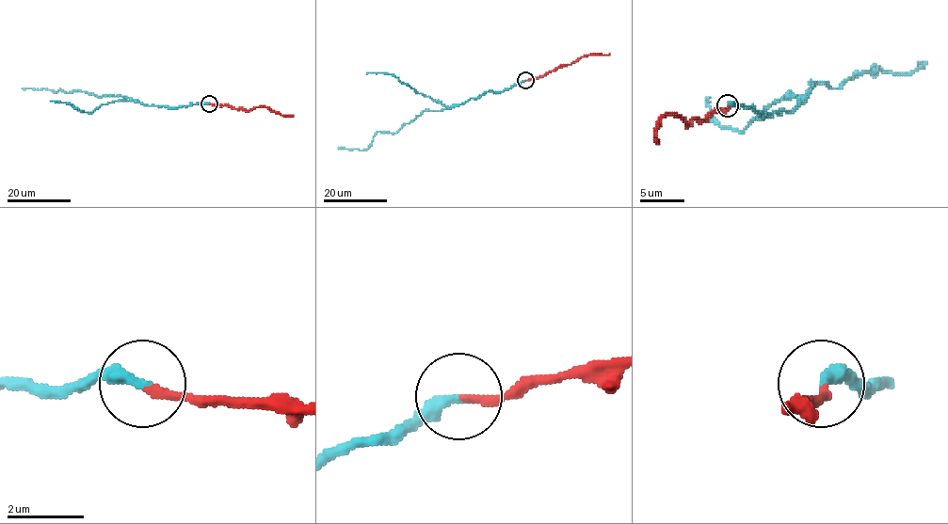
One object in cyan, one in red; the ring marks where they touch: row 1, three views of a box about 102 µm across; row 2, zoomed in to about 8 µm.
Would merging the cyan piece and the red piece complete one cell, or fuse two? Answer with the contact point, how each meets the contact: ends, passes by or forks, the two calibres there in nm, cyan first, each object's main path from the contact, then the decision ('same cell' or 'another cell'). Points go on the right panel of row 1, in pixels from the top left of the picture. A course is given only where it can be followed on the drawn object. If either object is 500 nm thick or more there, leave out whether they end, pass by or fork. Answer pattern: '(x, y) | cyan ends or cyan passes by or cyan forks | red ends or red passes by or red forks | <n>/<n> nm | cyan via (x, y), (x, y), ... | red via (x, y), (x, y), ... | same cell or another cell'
(728, 105) | cyan ends | red ends | 320/200 nm | cyan via (728, 106), (763, 113), (762, 119), (795, 106), (812, 84), (837, 88), (877, 66), (908, 72), (918, 64) | red via (728, 106), (705, 119), (695, 119), (687, 126), (677, 115), (666, 115), (654, 142) | same cell

